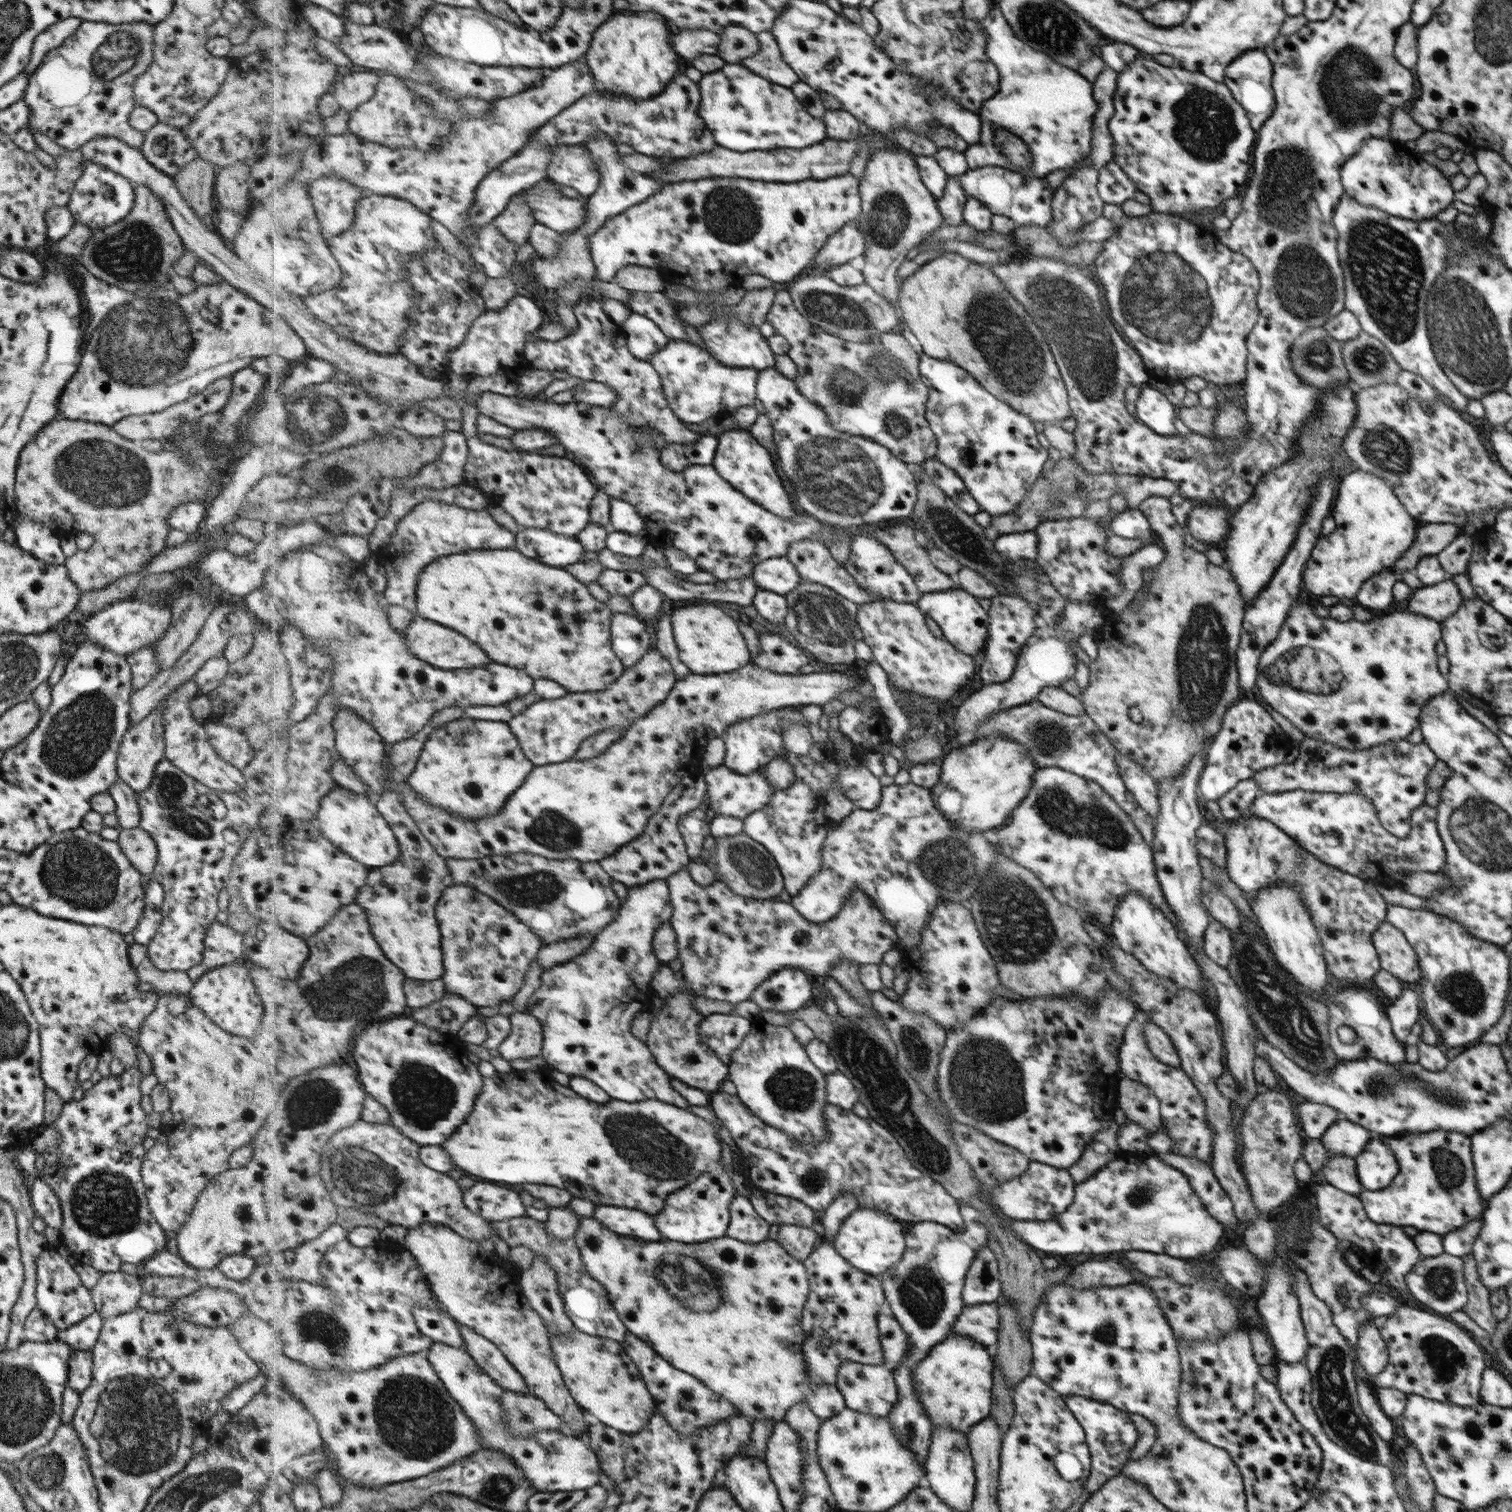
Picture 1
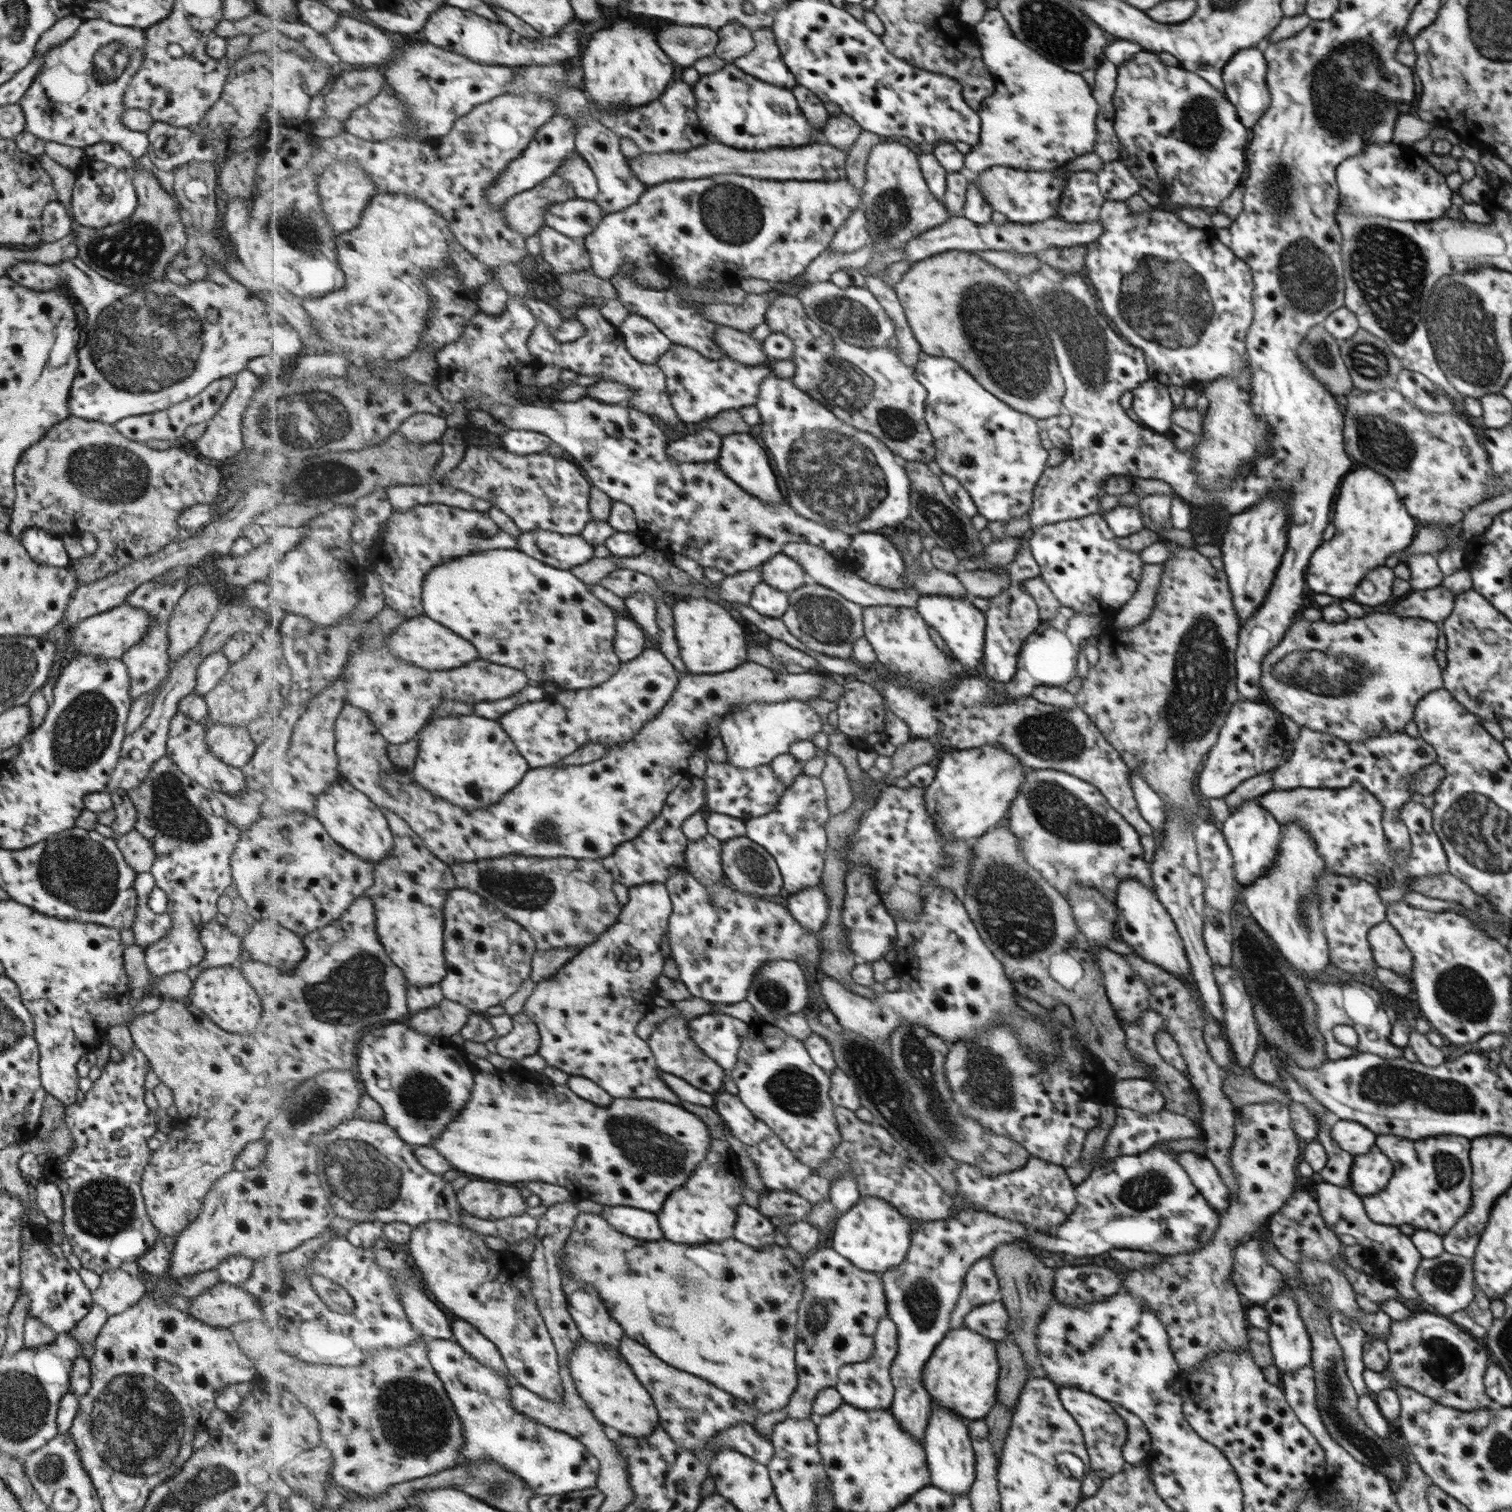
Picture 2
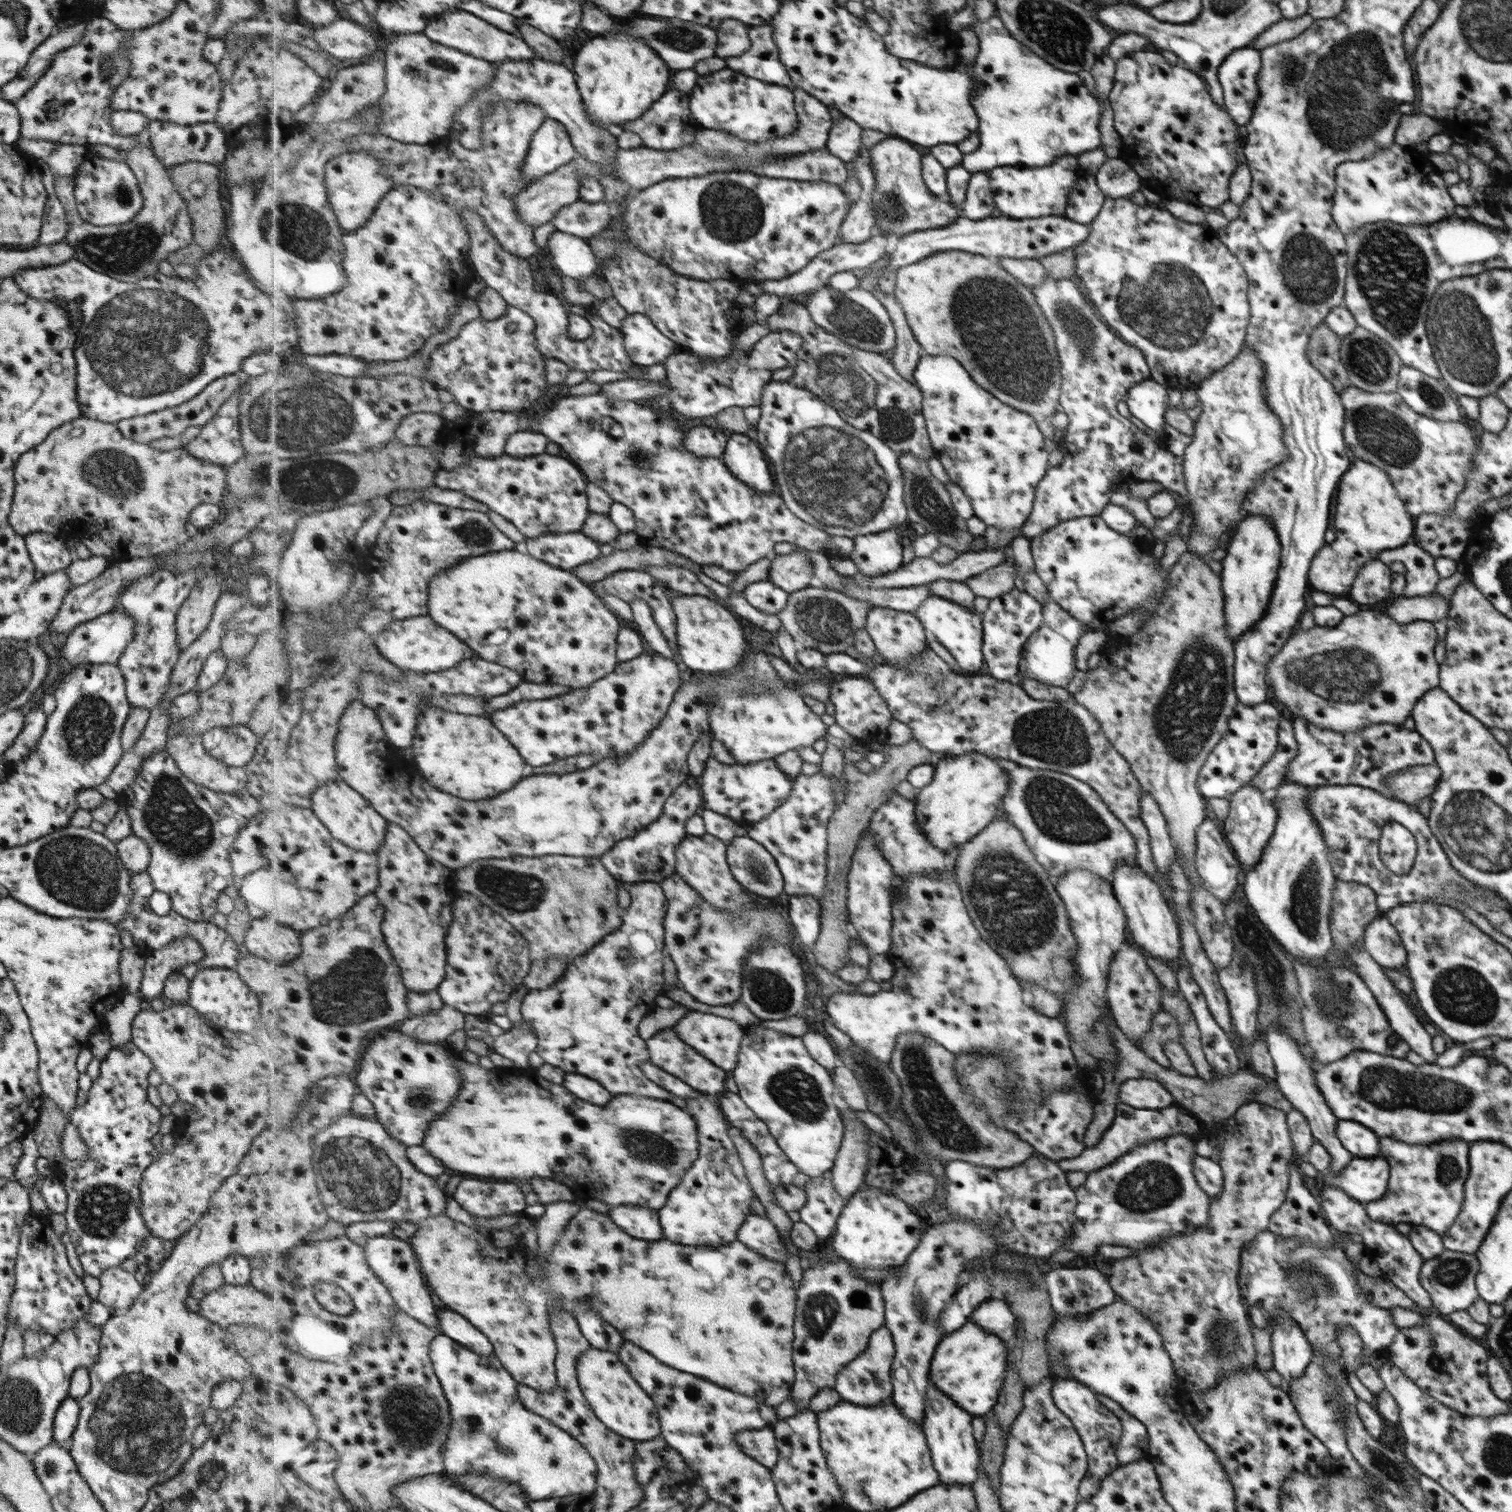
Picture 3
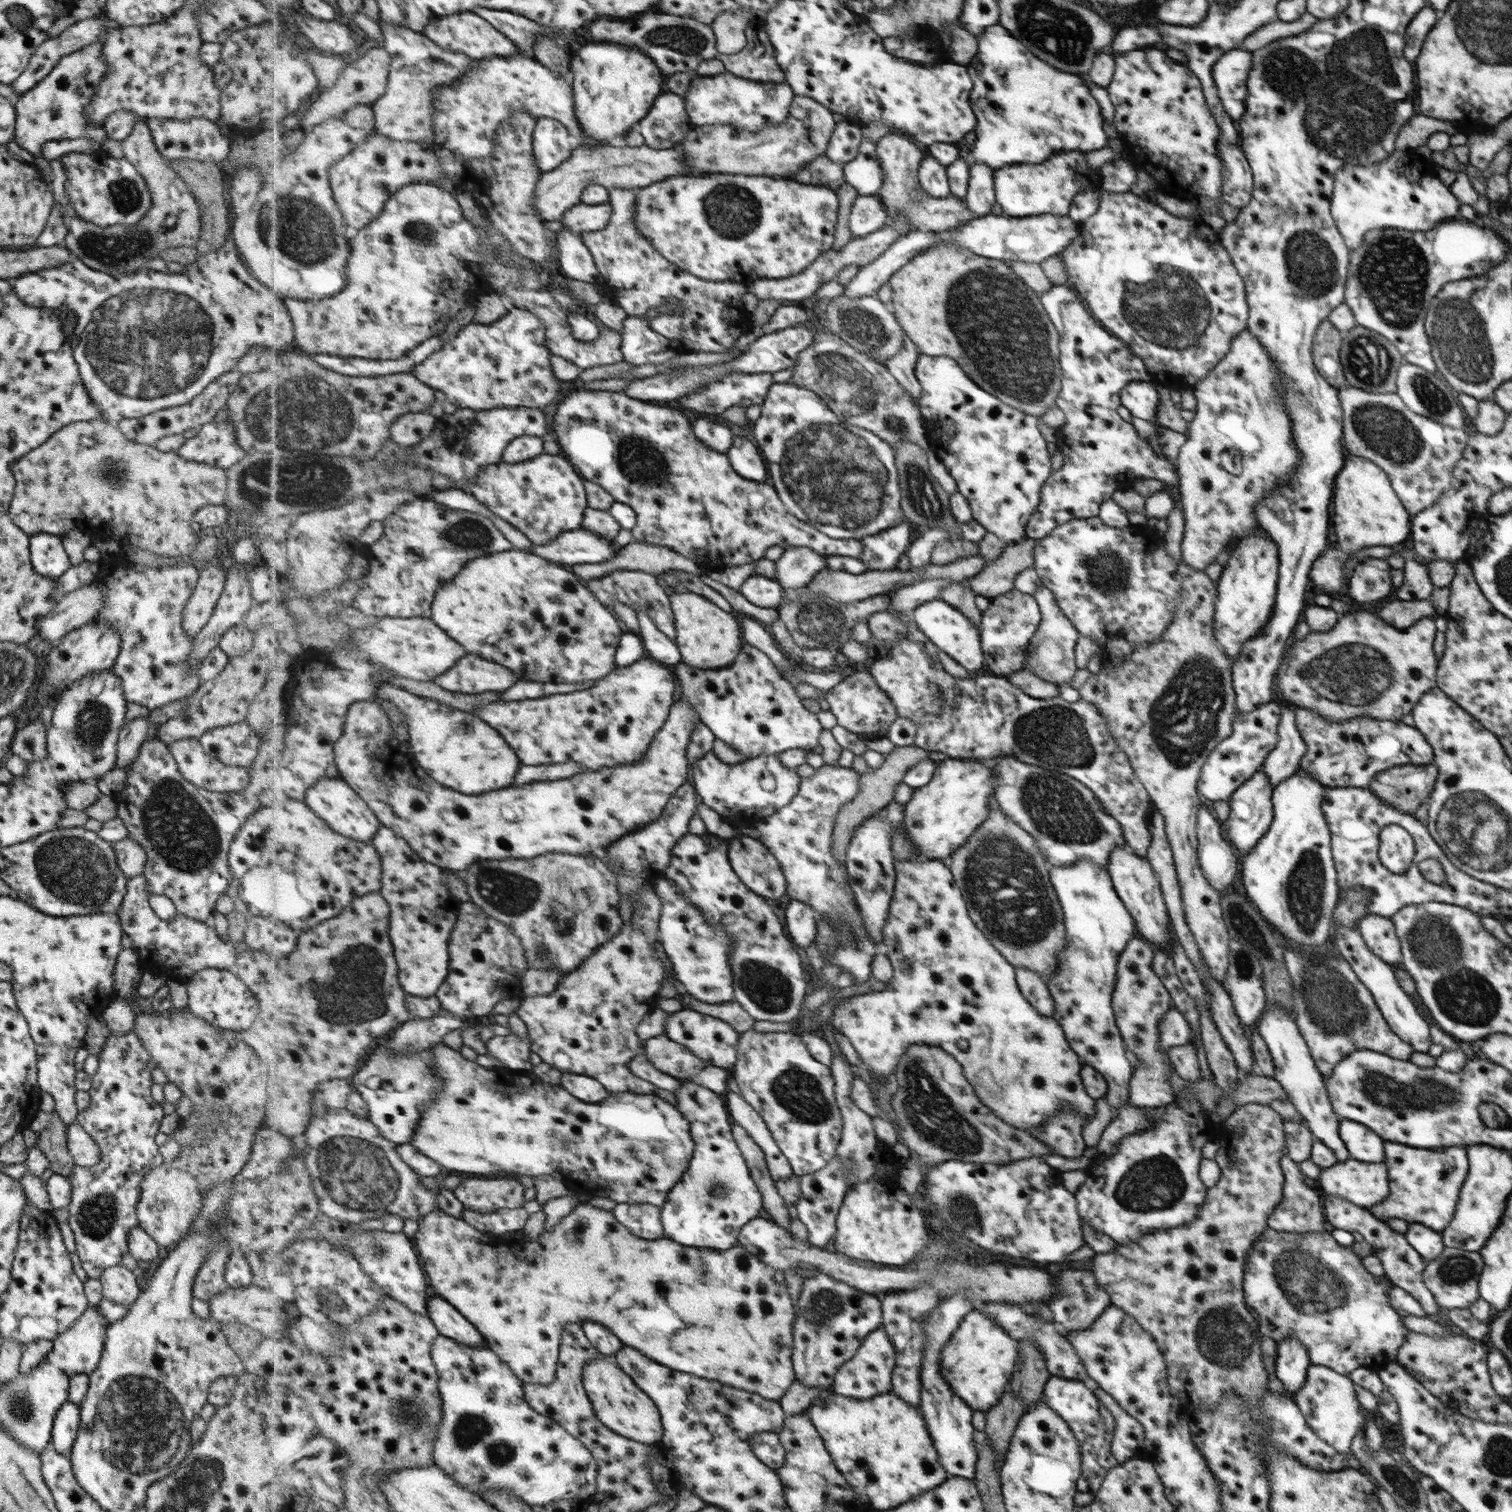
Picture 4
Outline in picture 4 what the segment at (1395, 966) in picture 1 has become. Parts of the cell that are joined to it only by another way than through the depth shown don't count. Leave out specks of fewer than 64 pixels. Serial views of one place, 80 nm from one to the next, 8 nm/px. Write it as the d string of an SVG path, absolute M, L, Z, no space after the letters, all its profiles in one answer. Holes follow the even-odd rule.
M1365 915L1356 924L1365 946L1375 956L1391 966L1400 962L1400 941L1397 940L1395 925L1390 918Z

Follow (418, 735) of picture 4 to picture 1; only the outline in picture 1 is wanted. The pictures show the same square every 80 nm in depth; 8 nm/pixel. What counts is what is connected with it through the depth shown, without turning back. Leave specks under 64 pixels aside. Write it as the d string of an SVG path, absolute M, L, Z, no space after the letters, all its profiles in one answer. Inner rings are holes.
M463 716L445 725L435 724L415 770L407 777L411 788L427 803L454 812L462 818L477 820L504 810L509 797L516 794L536 764L524 753L517 735L505 720L477 720Z

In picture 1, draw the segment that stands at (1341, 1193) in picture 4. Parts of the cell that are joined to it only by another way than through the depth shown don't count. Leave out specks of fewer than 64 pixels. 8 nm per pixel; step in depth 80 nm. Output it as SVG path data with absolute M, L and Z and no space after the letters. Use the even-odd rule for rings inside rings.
M1373 1134L1368 1146L1354 1158L1363 1190L1385 1188L1398 1174L1399 1164L1396 1156L1383 1142L1387 1139L1382 1135Z

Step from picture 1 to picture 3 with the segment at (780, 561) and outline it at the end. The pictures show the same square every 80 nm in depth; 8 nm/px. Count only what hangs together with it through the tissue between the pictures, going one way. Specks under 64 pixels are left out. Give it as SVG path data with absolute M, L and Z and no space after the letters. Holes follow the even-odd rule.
M808 550L787 555L772 556L770 580L789 594L804 590L817 583L813 561Z

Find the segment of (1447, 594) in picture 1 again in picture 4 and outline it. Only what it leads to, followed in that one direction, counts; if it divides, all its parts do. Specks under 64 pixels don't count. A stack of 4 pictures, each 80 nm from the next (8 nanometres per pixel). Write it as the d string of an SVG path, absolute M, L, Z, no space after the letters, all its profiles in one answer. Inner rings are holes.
M1429 599L1420 601L1393 600L1379 608L1375 614L1381 617L1385 623L1393 625L1393 628L1411 627L1417 620L1433 617L1437 609Z

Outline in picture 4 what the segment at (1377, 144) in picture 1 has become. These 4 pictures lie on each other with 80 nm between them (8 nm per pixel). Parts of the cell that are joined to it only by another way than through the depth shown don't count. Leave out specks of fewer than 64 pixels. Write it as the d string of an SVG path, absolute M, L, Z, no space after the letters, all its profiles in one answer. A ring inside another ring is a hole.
M1393 158L1383 159L1371 166L1344 166L1335 175L1332 187L1331 215L1349 250L1357 247L1367 232L1391 227L1409 232L1428 231L1447 220L1460 220L1459 204L1433 176L1417 180L1405 178L1401 168L1393 166Z

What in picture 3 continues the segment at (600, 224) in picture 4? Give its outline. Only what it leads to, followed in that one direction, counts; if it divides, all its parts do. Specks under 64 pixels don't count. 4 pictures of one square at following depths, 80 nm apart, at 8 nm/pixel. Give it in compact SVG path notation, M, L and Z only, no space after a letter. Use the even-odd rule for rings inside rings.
M579 199L572 205L563 207L551 223L557 231L587 240L604 231L614 216L615 207L605 201L590 203Z

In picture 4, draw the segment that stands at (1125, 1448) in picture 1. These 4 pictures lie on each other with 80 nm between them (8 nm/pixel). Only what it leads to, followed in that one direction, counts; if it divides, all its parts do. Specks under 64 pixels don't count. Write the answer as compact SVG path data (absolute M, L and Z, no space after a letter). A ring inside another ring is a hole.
M1050 1375L1044 1384L1041 1399L1068 1424L1068 1427L1072 1429L1073 1436L1076 1436L1079 1441L1081 1473L1077 1478L1075 1500L1077 1510L1085 1508L1095 1499L1096 1493L1100 1489L1100 1483L1104 1480L1109 1469L1117 1465L1111 1451L1112 1436L1115 1434L1114 1418L1091 1393L1091 1390L1086 1385L1081 1384L1081 1381Z

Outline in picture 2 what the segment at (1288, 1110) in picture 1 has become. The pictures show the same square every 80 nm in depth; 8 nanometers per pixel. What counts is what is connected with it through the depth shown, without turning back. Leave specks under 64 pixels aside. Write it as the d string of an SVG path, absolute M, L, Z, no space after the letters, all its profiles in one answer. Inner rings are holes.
M1265 1101L1240 1106L1235 1109L1233 1134L1235 1139L1231 1145L1229 1162L1236 1178L1237 1188L1236 1192L1229 1192L1228 1207L1224 1212L1218 1213L1220 1226L1207 1244L1179 1255L1165 1254L1163 1259L1151 1268L1116 1267L1122 1282L1119 1291L1142 1298L1167 1329L1168 1344L1171 1346L1173 1356L1176 1357L1177 1364L1180 1365L1182 1375L1196 1372L1198 1360L1201 1362L1208 1358L1209 1354L1214 1355L1219 1351L1248 1352L1249 1338L1245 1338L1247 1332L1245 1316L1241 1310L1239 1294L1235 1292L1232 1282L1232 1252L1253 1233L1263 1229L1265 1220L1279 1211L1293 1192L1293 1182L1295 1182L1293 1164L1297 1162L1299 1156L1299 1142L1295 1130L1291 1128L1288 1105L1277 1101Z

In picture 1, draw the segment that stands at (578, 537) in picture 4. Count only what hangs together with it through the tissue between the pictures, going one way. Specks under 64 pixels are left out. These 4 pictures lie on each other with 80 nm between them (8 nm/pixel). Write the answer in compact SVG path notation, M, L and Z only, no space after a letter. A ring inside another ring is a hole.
M539 528L521 529L516 538L516 549L524 556L555 568L565 569L568 564L582 562L581 558L587 552L579 538Z

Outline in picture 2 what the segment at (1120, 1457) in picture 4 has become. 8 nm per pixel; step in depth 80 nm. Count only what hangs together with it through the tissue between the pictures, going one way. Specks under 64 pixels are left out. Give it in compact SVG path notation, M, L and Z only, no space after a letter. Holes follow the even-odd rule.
M1108 1402L1111 1409L1125 1422L1127 1438L1123 1446L1125 1465L1137 1465L1150 1451L1150 1434L1140 1422L1140 1418L1125 1408Z

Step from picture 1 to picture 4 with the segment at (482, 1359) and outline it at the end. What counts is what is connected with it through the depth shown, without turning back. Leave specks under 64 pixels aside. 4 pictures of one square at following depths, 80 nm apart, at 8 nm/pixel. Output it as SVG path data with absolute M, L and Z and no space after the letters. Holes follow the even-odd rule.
M432 1290L428 1307L430 1318L440 1329L441 1335L469 1346L488 1346L486 1338L477 1330L476 1325Z

